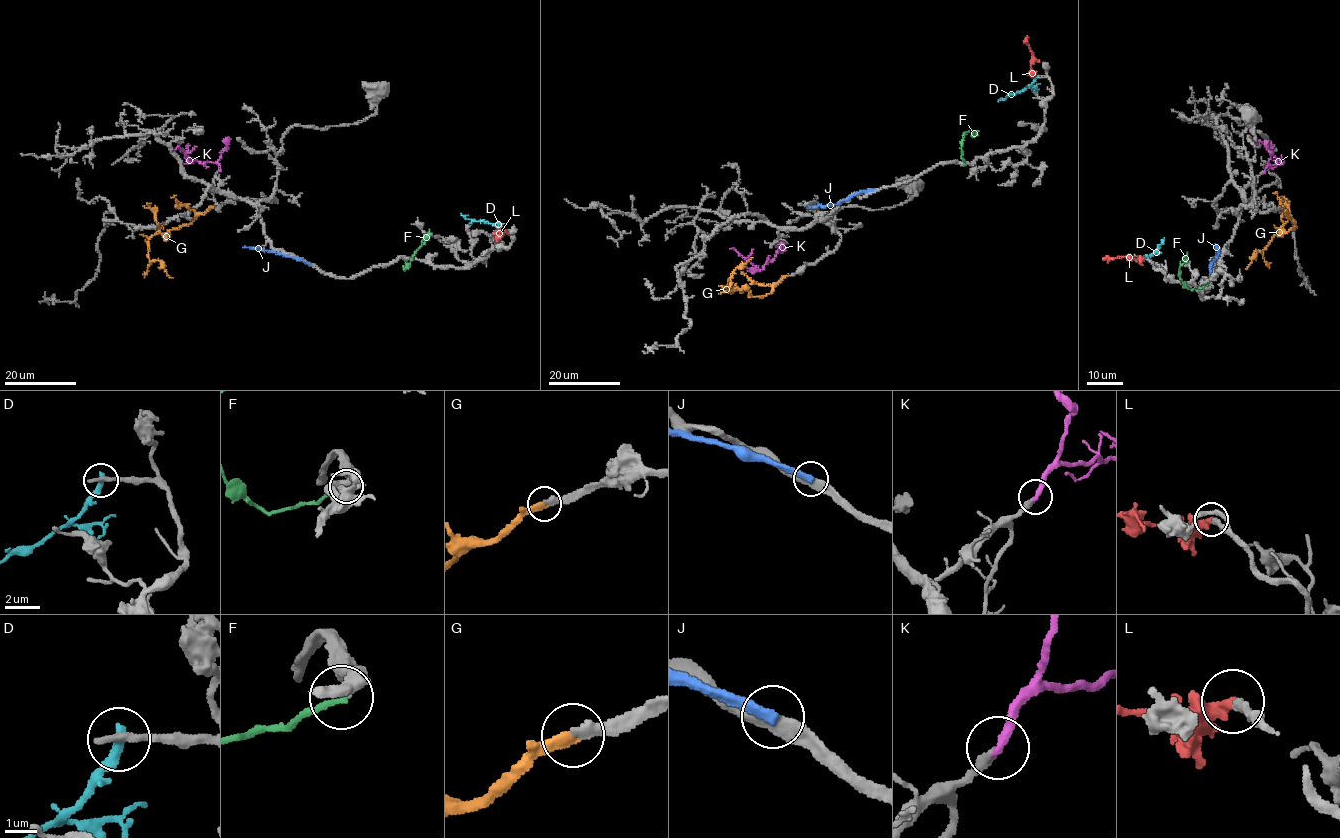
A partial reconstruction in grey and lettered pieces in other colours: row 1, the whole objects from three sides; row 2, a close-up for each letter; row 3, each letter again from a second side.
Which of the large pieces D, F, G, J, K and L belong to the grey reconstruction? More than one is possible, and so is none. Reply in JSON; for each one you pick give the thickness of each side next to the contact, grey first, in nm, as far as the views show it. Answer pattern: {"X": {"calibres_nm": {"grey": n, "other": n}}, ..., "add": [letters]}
{"G": {"calibres_nm": {"grey": 280, "other": 340}}, "K": {"calibres_nm": {"grey": 280, "other": 320}}, "L": {"calibres_nm": {"grey": 240, "other": 400}}, "add": ["G", "K", "L"]}

